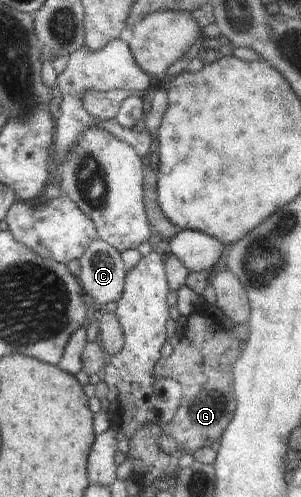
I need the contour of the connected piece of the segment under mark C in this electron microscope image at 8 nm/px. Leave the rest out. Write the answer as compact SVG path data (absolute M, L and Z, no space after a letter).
M101 239L91 243L80 256L84 291L96 310L106 304L118 302L124 291L124 282L129 270L124 265L121 253Z

